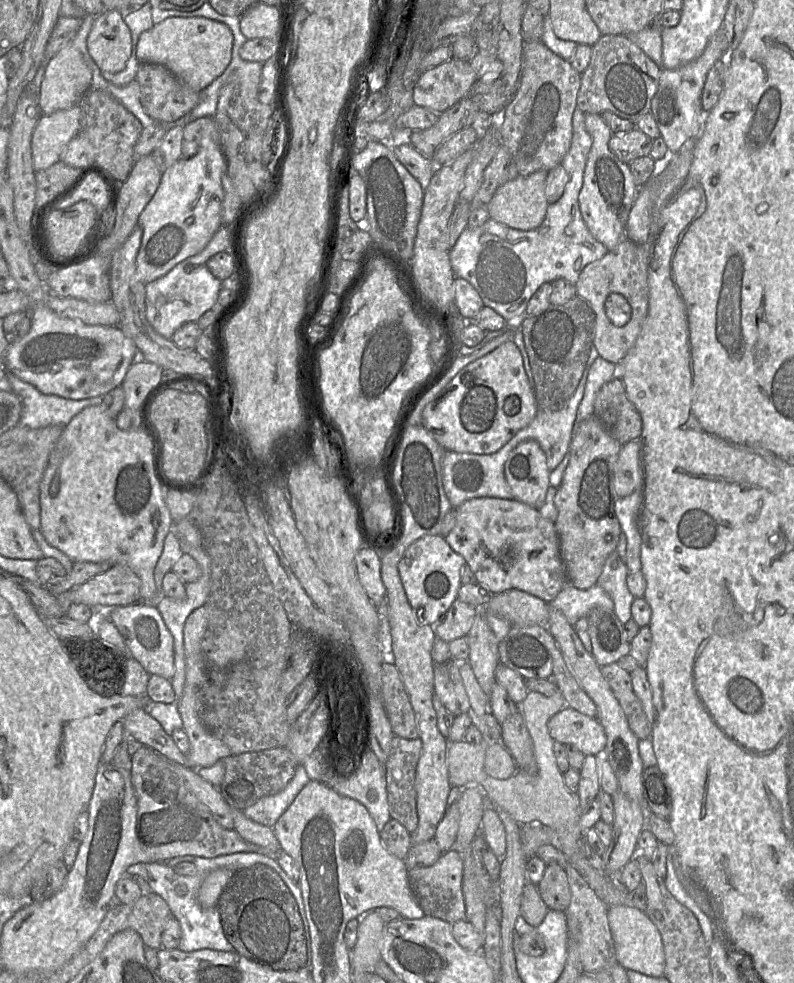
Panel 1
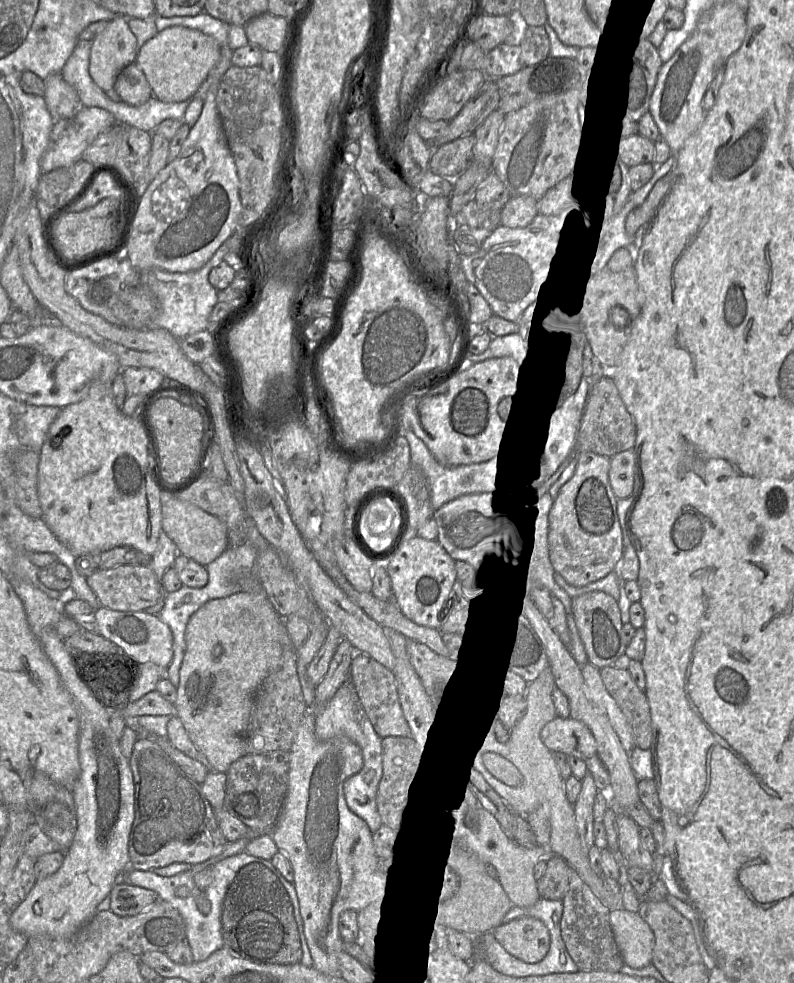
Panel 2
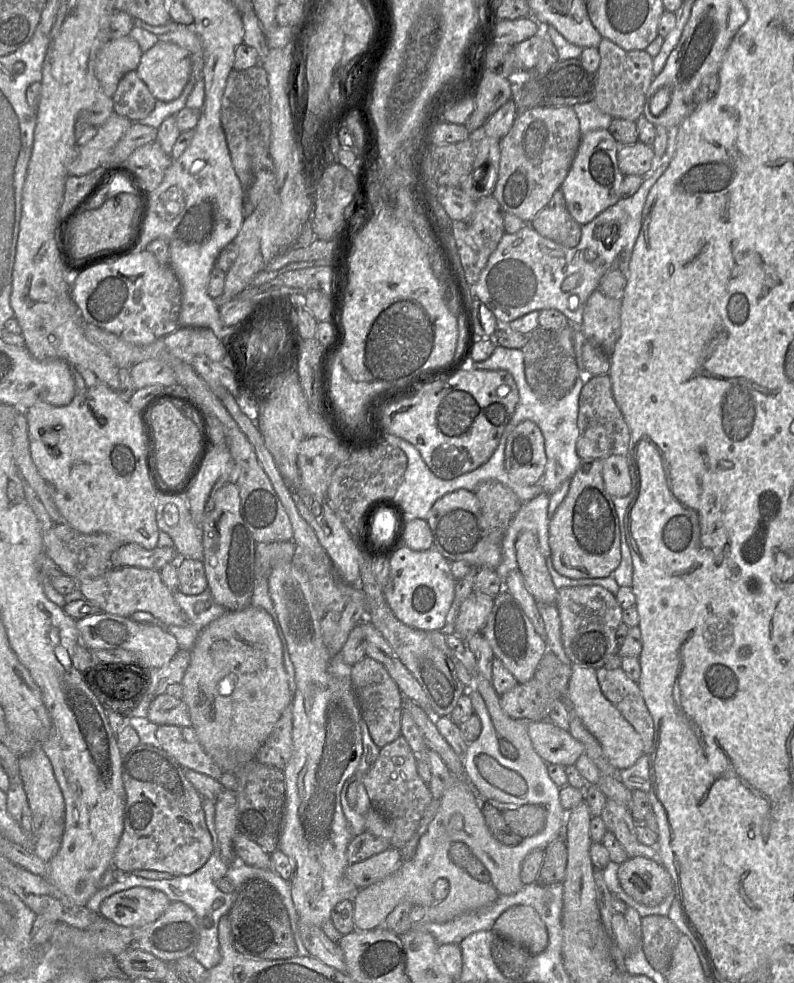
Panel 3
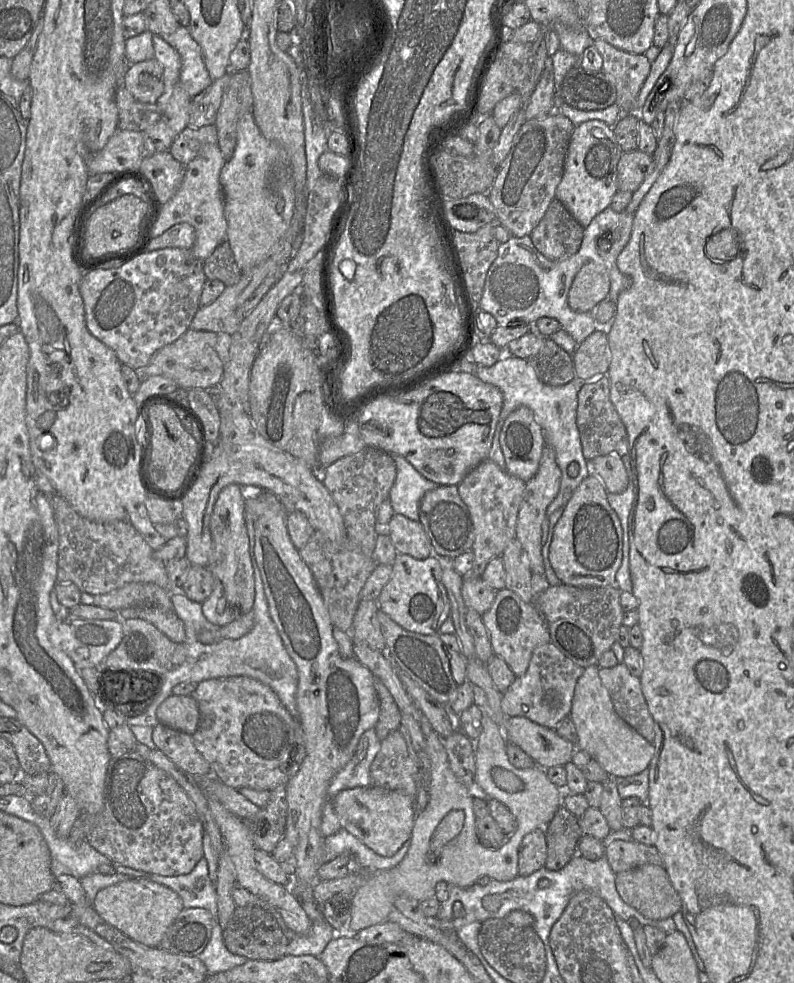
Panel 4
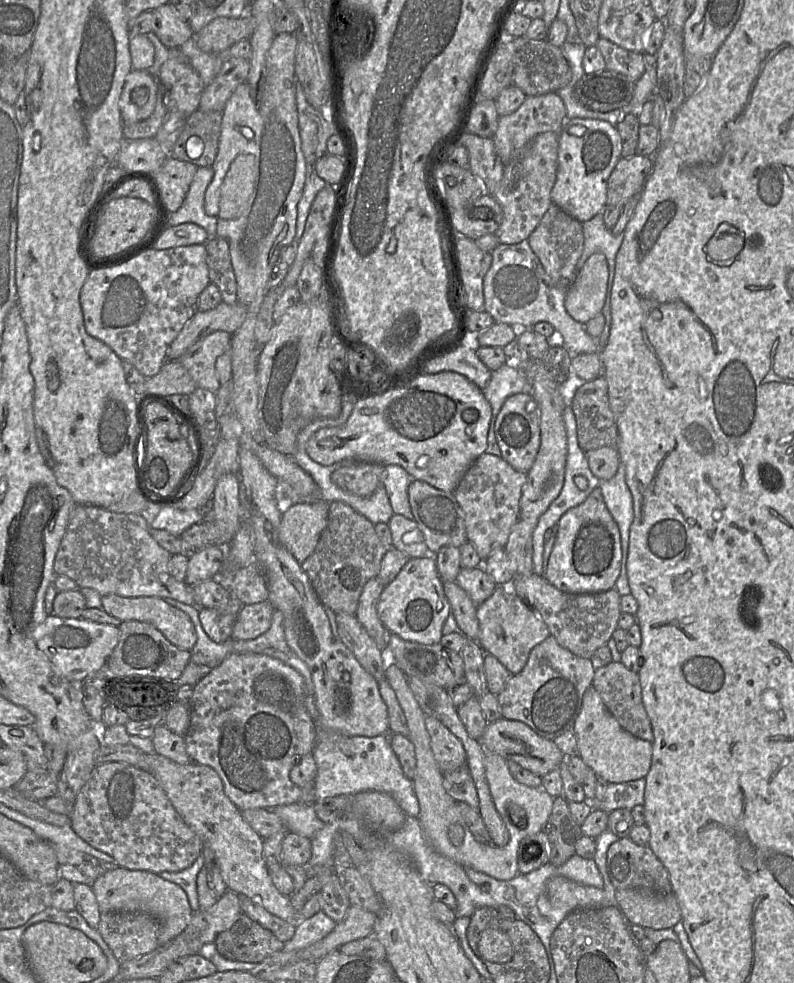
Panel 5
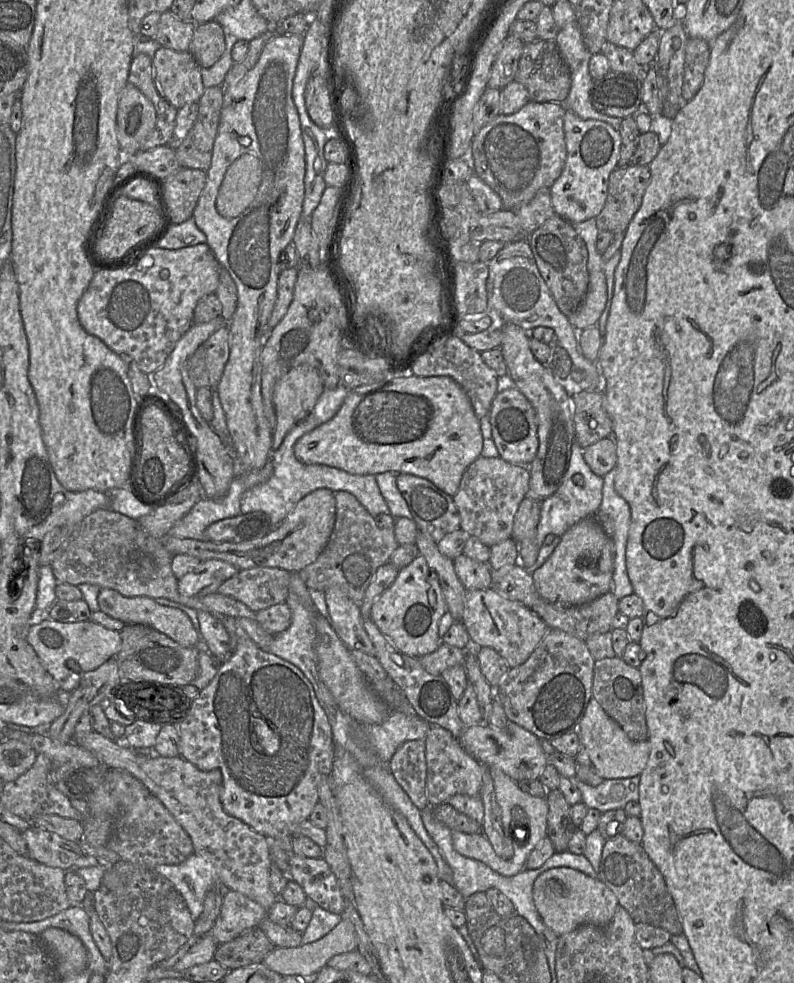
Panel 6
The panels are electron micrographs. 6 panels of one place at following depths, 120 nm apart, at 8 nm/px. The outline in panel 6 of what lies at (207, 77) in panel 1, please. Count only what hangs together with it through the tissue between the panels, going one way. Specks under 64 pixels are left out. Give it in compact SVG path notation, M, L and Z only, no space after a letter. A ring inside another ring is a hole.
M127 83L120 94L117 110L117 139L122 152L123 162L131 162L131 157L136 154L148 135L156 125L156 111L151 101L135 86Z

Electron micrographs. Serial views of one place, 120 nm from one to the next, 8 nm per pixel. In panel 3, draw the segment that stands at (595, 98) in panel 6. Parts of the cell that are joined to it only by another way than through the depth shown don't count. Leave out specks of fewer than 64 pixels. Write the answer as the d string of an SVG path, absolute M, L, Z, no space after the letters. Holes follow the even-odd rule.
M580 58L558 61L543 73L535 70L517 71L516 77L512 99L517 105L518 113L535 107L574 107L577 104L593 102L596 94L596 73L588 71Z

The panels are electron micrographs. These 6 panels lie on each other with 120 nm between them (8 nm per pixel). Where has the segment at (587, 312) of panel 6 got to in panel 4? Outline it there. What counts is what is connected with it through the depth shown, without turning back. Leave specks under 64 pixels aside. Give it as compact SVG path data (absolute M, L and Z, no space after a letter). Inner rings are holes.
M587 262L576 274L568 293L568 304L576 312L593 312L608 297L610 275L604 264Z

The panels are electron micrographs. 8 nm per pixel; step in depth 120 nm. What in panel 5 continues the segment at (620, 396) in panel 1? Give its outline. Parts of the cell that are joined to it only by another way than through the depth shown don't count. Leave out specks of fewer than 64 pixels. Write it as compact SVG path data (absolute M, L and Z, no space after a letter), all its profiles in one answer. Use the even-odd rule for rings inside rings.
M603 375L586 381L572 400L577 438L584 452L605 446L617 448L618 428L609 406L608 383Z

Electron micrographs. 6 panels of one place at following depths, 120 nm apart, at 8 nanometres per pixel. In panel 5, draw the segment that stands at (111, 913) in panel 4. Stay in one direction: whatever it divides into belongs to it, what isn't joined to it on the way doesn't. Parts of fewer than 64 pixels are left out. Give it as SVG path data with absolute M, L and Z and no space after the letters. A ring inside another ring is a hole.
M117 867L106 871L92 884L100 912L147 913L159 923L157 942L163 946L180 935L192 918L192 910L186 893L176 884L157 874L146 871L127 870Z

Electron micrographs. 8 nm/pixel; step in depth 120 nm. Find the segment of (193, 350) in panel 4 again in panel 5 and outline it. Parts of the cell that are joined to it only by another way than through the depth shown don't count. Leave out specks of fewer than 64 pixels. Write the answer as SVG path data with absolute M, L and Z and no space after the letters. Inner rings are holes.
M215 331L191 346L178 361L188 371L197 388L216 393L220 382L216 374L216 360L230 349L232 335Z

